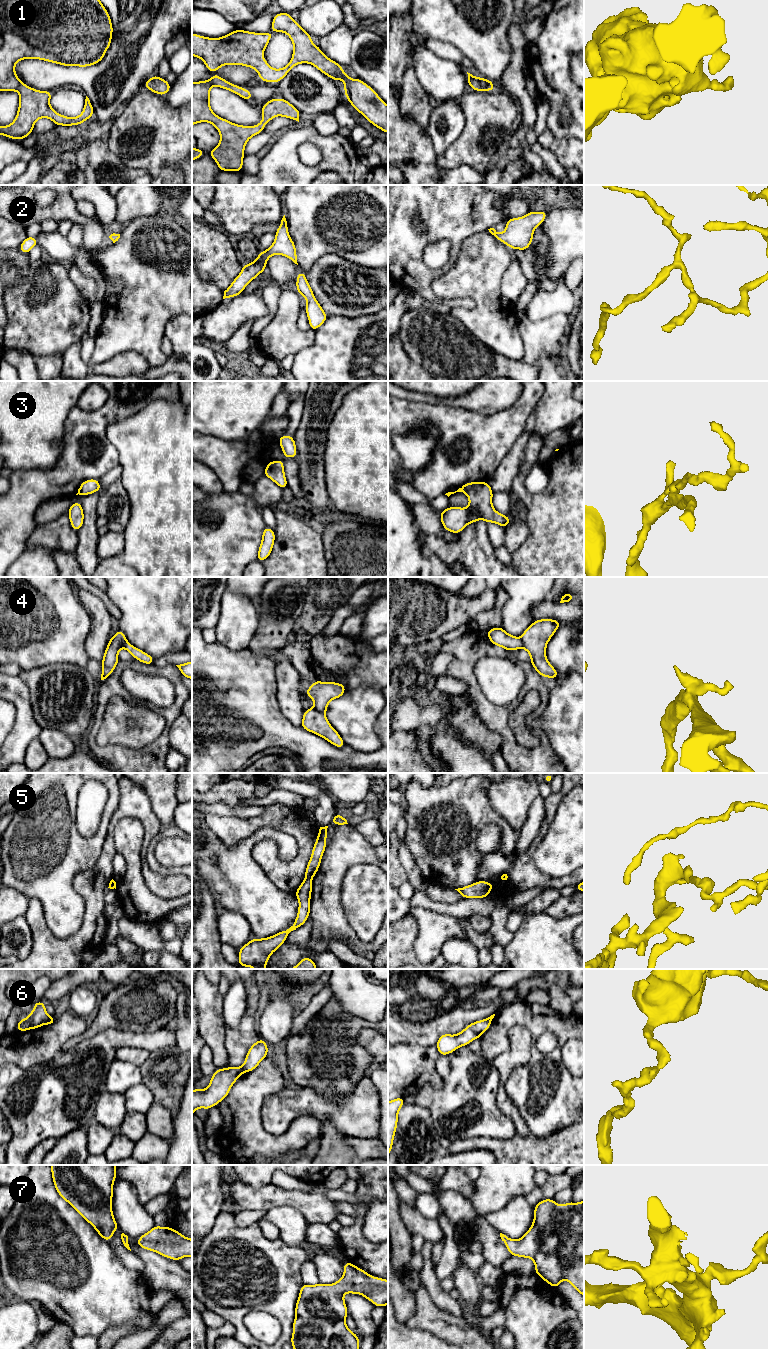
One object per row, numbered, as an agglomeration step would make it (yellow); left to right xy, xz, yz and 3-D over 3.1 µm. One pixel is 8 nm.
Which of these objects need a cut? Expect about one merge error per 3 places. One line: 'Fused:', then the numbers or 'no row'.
Fused: 4, 5, 6

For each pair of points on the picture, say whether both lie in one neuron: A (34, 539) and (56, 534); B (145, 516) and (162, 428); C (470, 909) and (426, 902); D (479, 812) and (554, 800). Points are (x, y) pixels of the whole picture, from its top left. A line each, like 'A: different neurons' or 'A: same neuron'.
A: same neuron
B: same neuron
C: same neuron
D: different neurons

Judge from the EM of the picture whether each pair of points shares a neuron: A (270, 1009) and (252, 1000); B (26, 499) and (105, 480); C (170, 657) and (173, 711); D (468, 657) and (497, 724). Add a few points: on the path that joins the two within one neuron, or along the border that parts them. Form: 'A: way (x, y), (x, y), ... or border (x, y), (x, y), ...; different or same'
A: border (263, 996), (256, 1020); different
B: border (118, 465), (106, 471), (98, 479); different
C: border (152, 664), (158, 667), (175, 665); different
D: way (468, 674), (475, 693), (485, 707); same

